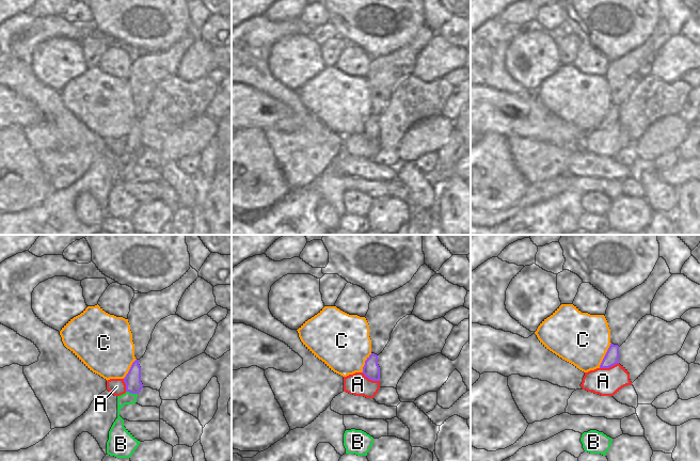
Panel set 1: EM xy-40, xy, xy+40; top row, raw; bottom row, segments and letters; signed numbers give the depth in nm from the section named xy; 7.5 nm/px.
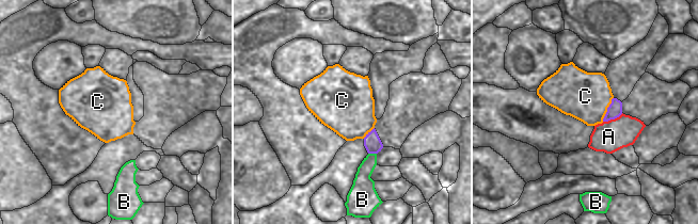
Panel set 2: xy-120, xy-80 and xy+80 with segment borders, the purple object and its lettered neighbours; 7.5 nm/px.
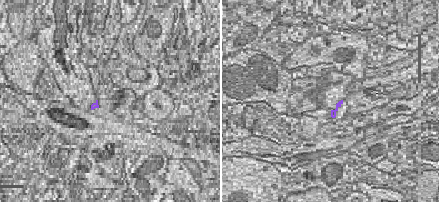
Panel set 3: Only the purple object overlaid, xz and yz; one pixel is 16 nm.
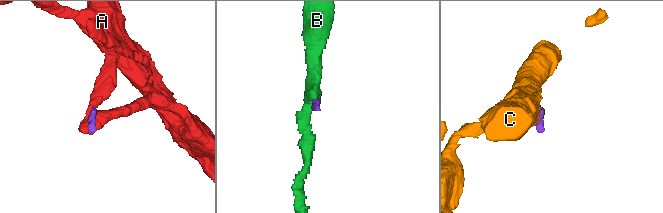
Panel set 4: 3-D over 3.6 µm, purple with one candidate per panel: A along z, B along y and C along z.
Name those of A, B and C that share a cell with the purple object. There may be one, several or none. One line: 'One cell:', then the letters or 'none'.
One cell: B

